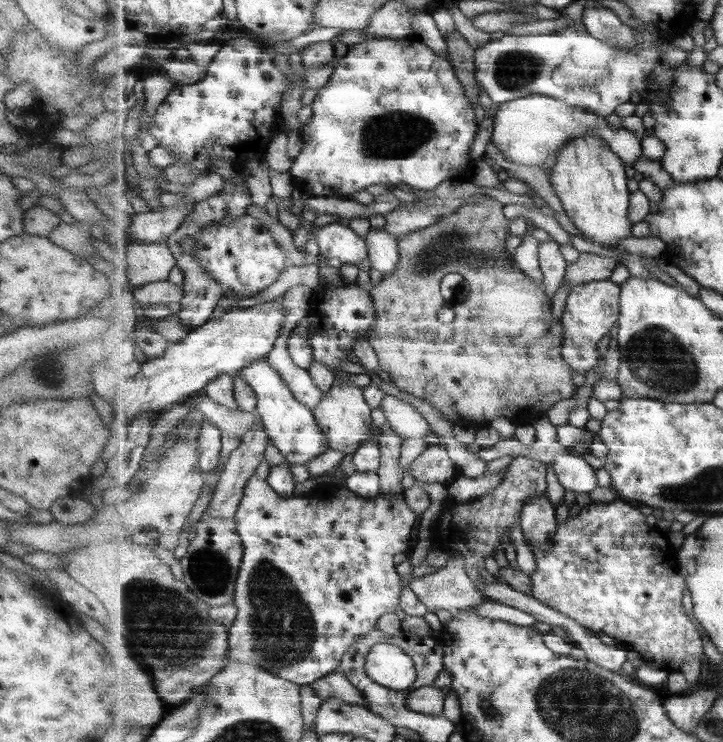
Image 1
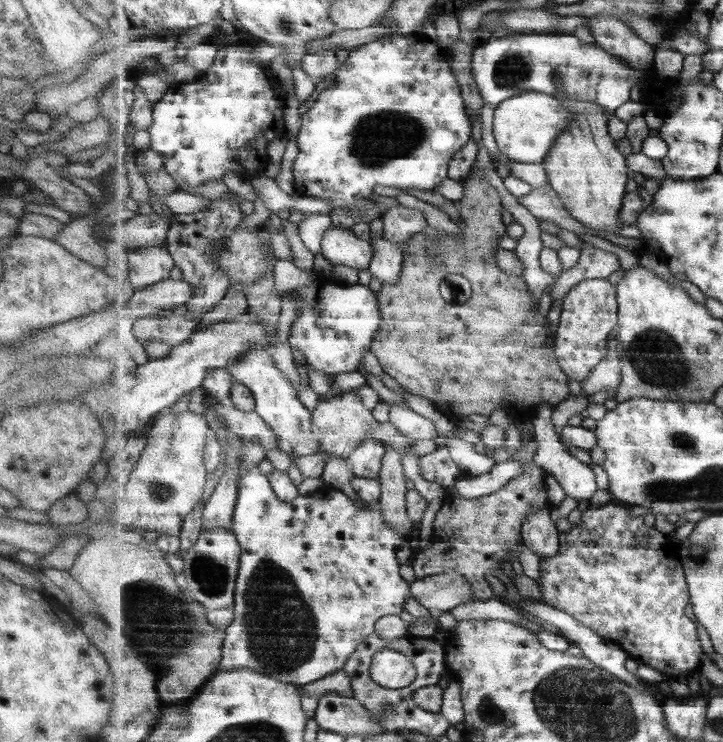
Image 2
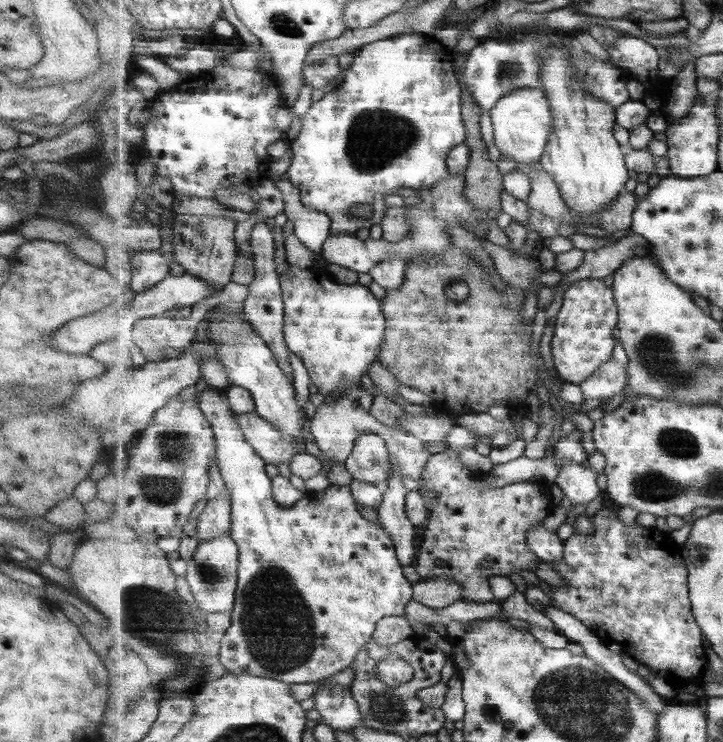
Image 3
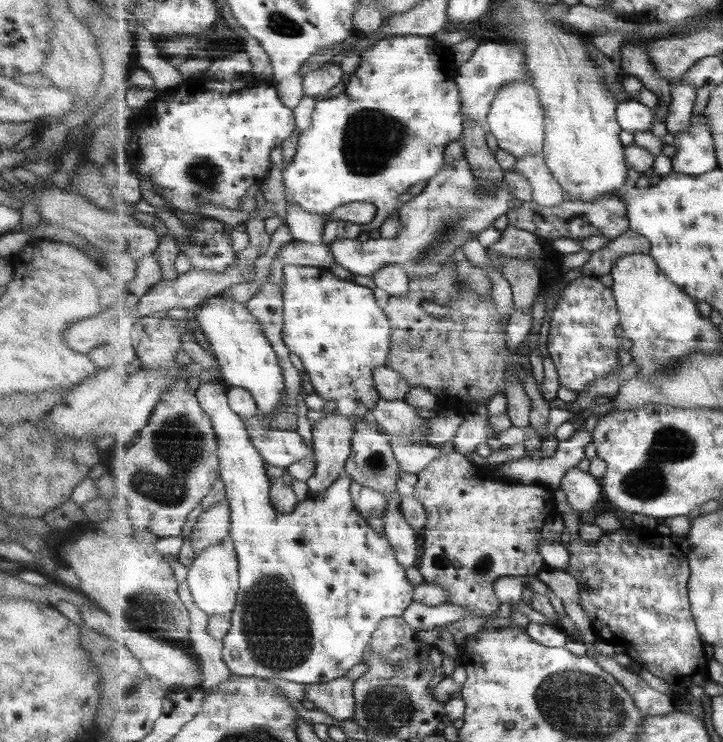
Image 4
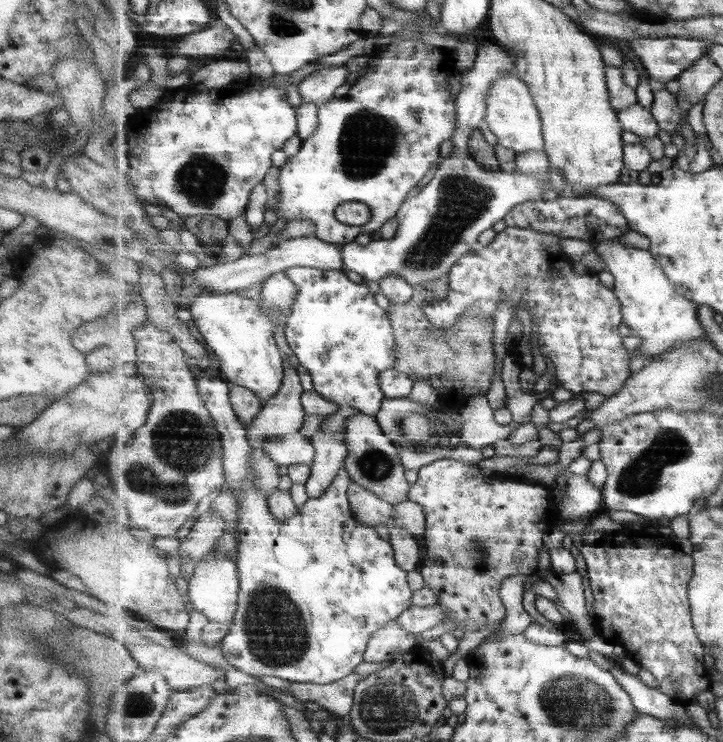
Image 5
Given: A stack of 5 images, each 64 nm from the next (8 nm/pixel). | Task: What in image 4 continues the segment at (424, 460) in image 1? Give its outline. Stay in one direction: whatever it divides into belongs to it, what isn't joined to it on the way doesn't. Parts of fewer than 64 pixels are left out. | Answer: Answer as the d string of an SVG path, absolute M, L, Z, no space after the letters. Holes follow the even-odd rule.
M451 452L451 454L444 454L437 458L426 470L420 472L418 482L410 491L414 496L425 506L428 514L427 524L423 532L424 538L424 553L420 558L420 563L417 569L422 574L423 579L427 583L437 583L449 593L449 600L447 603L459 604L469 609L468 617L482 616L485 618L494 618L499 612L499 602L497 594L495 594L495 580L501 577L519 577L534 575L537 576L546 564L539 552L539 539L541 539L541 530L547 524L549 518L553 518L558 514L557 506L555 506L555 498L553 492L541 488L541 486L533 486L533 484L500 484L495 480L483 480L483 478L475 478L475 476L467 476L467 456L459 452Z

